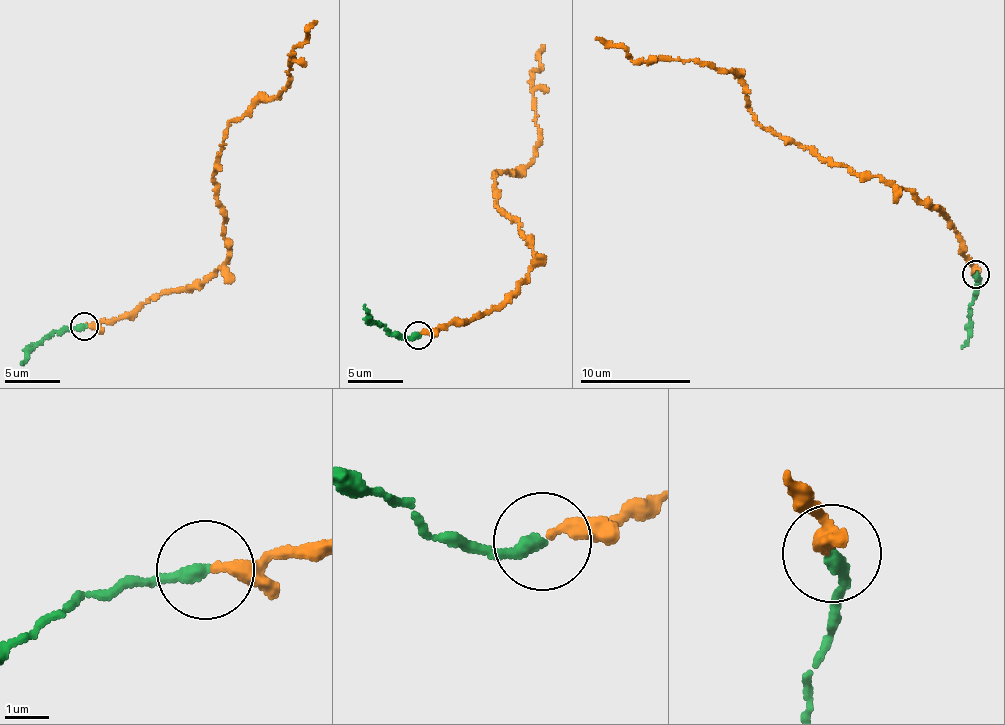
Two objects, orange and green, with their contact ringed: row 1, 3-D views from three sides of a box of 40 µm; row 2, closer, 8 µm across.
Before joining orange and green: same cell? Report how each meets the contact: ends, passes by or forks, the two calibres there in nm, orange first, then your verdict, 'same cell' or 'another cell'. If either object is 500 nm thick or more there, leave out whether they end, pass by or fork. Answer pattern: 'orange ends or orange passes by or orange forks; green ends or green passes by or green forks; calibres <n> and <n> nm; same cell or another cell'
orange ends; green ends; calibres 320 and 320 nm; same cell

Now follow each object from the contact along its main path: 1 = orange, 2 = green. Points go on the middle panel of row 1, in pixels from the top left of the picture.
1: (420, 333), (489, 313), (531, 265), (533, 242), (495, 204), (492, 176), (534, 157), (531, 76), (544, 45)
2: (417, 335), (391, 333), (369, 318), (364, 305)

